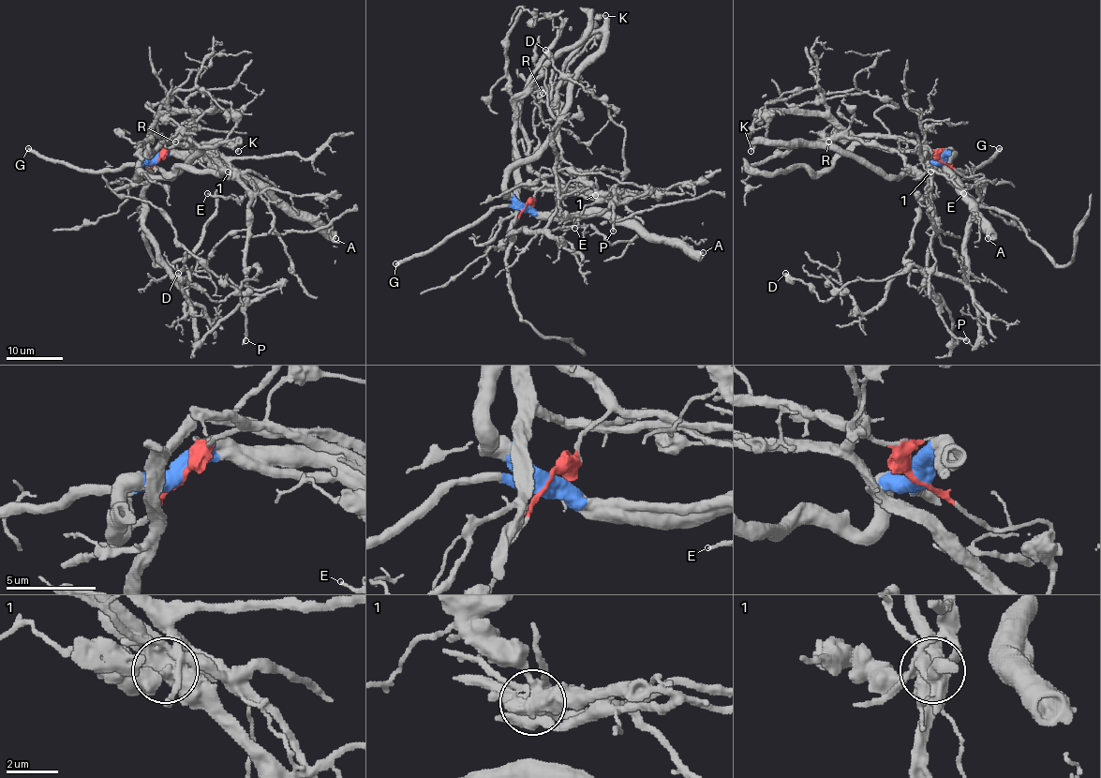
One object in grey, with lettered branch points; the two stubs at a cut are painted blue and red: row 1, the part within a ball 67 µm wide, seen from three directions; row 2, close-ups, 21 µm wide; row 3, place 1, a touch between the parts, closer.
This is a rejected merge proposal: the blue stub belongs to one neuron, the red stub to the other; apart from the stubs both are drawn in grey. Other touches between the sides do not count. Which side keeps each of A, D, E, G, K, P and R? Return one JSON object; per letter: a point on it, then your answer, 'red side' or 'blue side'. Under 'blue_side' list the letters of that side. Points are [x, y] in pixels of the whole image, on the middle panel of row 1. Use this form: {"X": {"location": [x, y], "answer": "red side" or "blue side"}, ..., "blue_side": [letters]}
{"A": {"location": [703, 252], "answer": "blue side"}, "D": {"location": [545, 50], "answer": "red side"}, "E": {"location": [574, 228], "answer": "blue side"}, "G": {"location": [395, 263], "answer": "blue side"}, "K": {"location": [605, 15], "answer": "blue side"}, "P": {"location": [613, 231], "answer": "red side"}, "R": {"location": [543, 93], "answer": "blue side"}, "blue_side": ["A", "E", "G", "K", "R"]}

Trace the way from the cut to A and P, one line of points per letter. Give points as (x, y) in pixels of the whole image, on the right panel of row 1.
A: (942, 161), (948, 156), (950, 171), (975, 207), (988, 239)
P: (942, 161), (925, 145), (936, 225), (928, 282), (944, 325), (967, 340)

